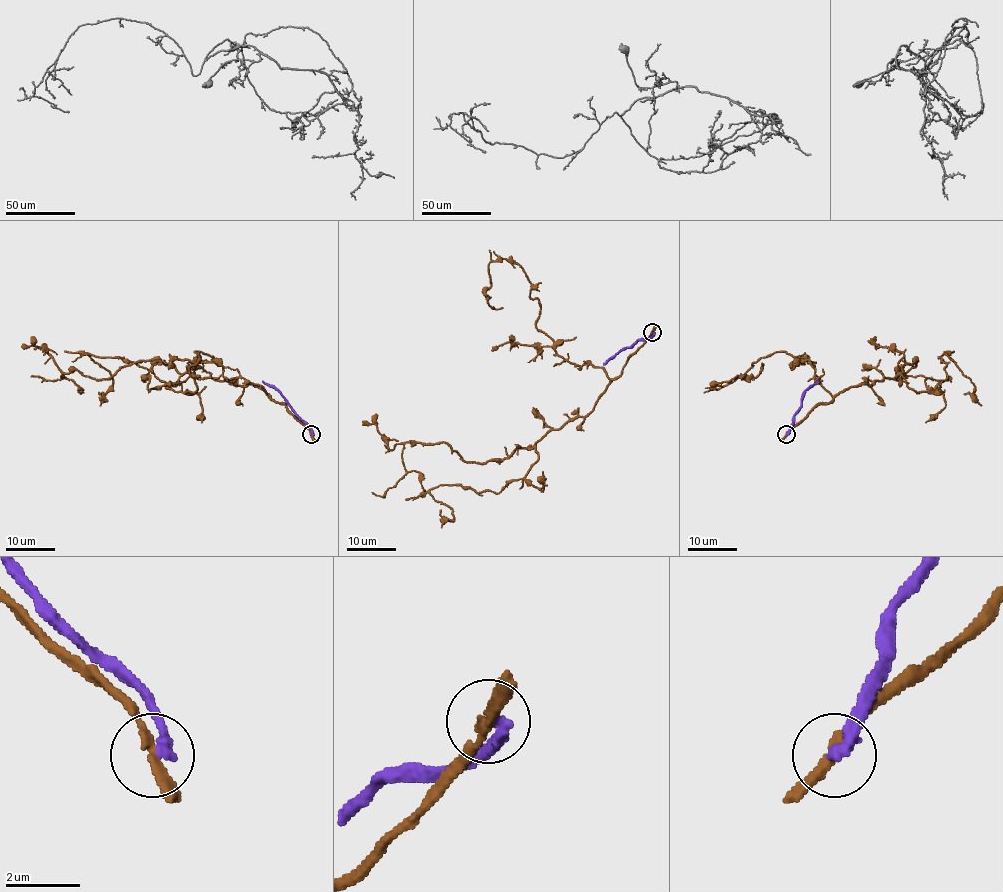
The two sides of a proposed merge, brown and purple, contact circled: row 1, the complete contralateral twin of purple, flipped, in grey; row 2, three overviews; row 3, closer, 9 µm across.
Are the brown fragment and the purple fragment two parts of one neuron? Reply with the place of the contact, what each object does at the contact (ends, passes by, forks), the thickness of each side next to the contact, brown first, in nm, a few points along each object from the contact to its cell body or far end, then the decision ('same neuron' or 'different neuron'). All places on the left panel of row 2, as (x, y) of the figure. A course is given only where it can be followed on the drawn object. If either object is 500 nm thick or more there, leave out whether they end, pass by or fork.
place (311, 434); brown passes by; purple ends; calibres 280 and 320 nm; course brown (311, 435), (253, 384), (195, 374), (194, 392), (174, 392), (137, 364), (88, 355), (112, 379), (100, 405); course purple (311, 435), (311, 429), (282, 395), (262, 382); different neuron

